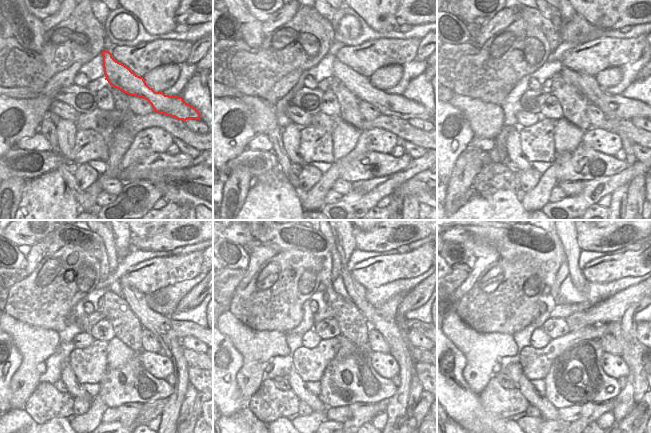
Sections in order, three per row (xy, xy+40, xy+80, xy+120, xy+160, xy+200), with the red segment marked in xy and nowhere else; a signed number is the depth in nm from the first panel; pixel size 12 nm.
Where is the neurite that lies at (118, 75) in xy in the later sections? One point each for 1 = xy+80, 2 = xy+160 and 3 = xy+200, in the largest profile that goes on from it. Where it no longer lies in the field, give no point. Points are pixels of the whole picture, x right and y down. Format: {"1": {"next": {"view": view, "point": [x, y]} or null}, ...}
{"1": {"next": {"view": "xy+80", "point": [613, 106]}}, "2": {"next": {"view": "xy+160", "point": [390, 329]}}, "3": {"next": {"view": "xy+200", "point": [614, 328]}}}

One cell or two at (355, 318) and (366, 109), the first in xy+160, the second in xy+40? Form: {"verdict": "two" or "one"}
{"verdict": "two"}

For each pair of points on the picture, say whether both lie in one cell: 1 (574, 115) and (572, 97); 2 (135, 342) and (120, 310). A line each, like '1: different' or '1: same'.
1: same
2: same

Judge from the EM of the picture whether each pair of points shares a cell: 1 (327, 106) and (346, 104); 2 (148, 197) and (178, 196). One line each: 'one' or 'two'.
1: two
2: two

